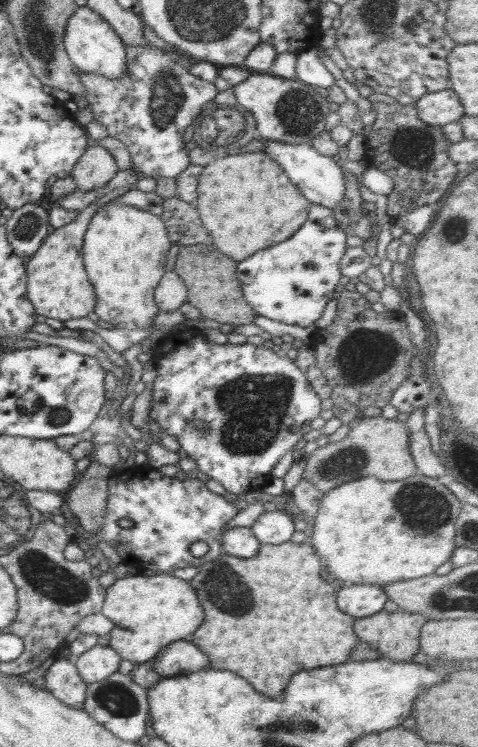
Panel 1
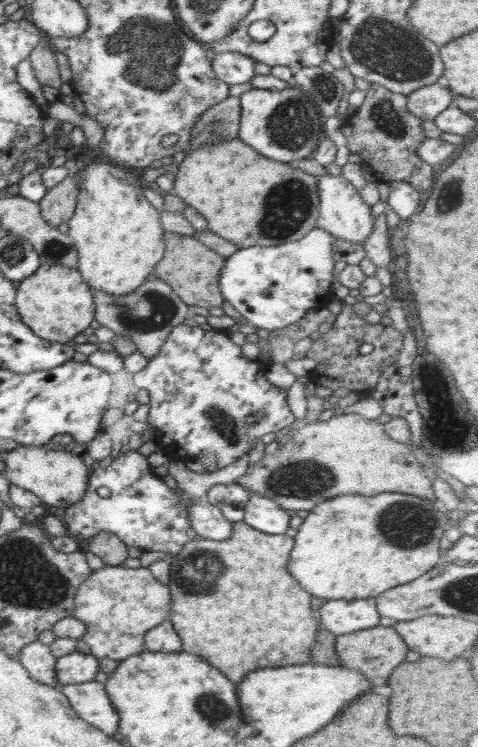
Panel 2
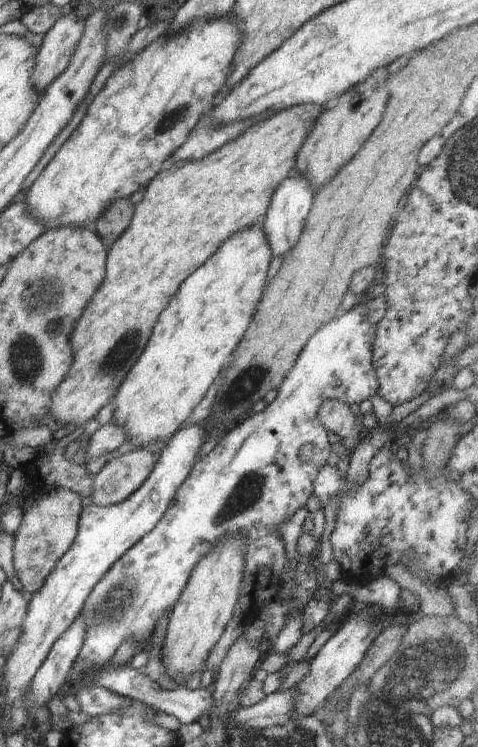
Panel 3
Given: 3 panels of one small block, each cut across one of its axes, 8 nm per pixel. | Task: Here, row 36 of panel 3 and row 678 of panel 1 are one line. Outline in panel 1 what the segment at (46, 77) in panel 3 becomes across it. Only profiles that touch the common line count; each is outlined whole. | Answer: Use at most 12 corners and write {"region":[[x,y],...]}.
{"region":[[58,656],[47,669],[45,690],[83,708],[89,683],[74,661]]}

